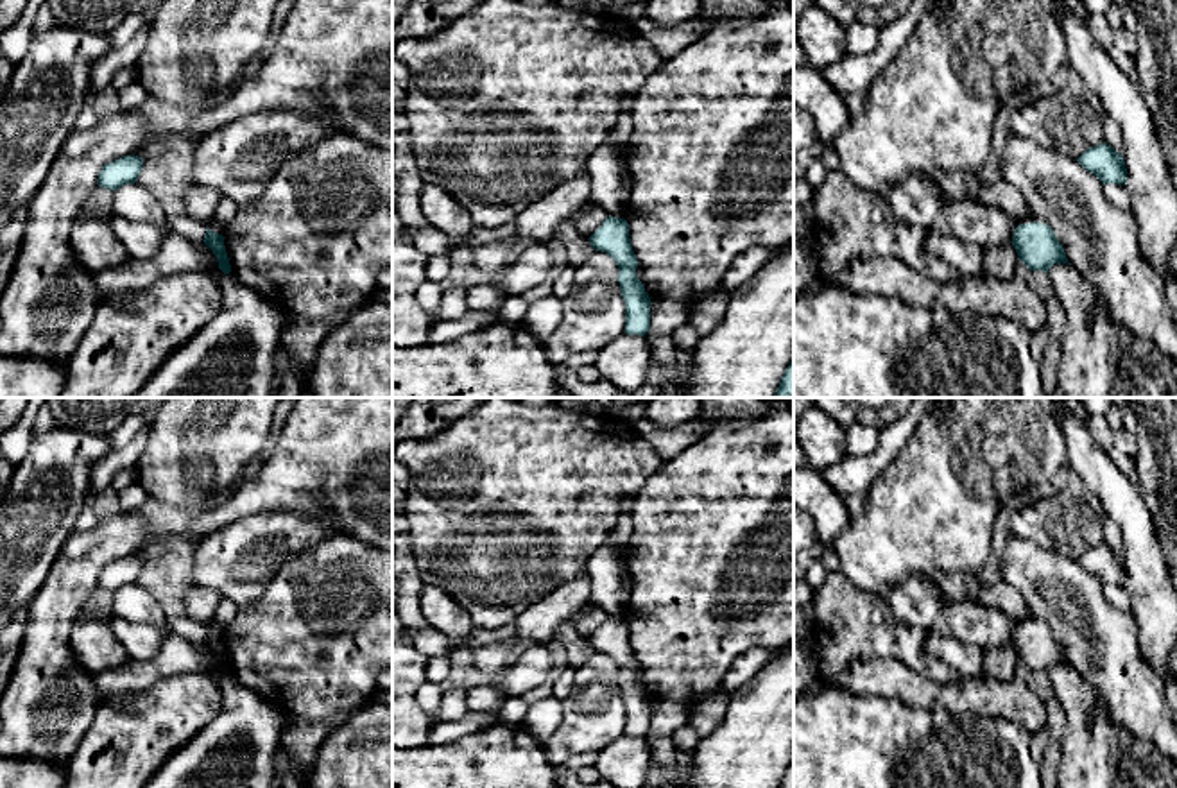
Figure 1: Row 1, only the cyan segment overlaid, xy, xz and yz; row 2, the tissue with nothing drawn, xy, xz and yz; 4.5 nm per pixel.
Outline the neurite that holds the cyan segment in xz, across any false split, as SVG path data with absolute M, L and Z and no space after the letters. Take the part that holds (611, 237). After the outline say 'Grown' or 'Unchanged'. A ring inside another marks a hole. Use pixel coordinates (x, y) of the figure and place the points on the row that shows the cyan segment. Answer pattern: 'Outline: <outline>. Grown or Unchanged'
Outline: M607 217L589 236L595 251L607 253L618 265L618 283L625 301L625 333L645 337L650 328L650 297L636 276L638 258L625 218Z. Unchanged

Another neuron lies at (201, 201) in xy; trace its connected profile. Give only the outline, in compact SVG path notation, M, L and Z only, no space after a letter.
M192 186L186 192L186 211L192 218L199 222L210 222L213 218L213 213L219 206L220 193L217 190L211 190L208 186Z

